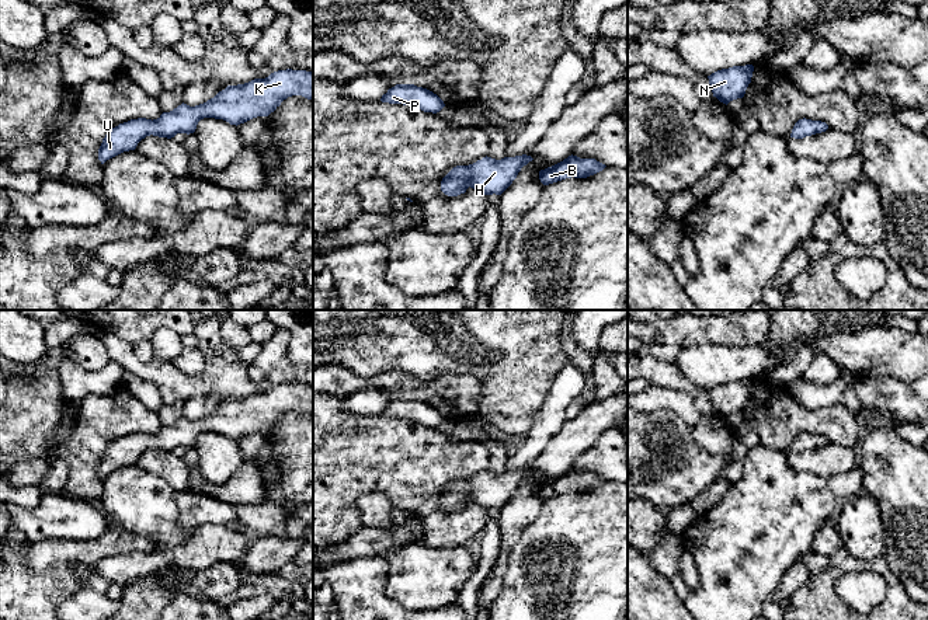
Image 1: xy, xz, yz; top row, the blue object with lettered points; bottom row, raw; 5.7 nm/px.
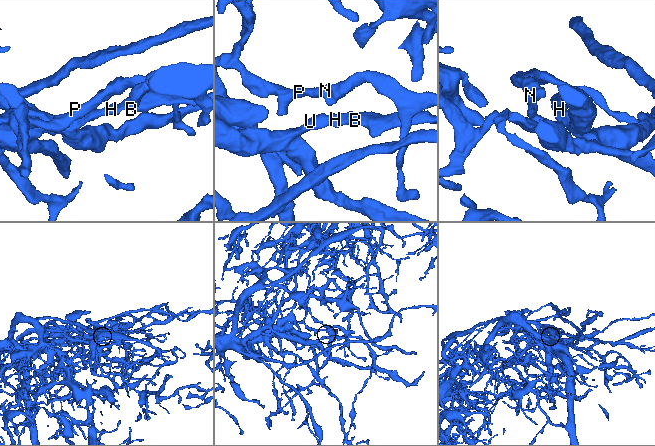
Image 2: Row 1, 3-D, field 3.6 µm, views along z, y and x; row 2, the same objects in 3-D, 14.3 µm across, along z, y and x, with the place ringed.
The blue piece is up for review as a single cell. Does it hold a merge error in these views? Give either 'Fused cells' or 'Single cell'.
Single cell

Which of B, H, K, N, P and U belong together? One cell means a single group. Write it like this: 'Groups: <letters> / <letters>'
Groups: B H K N P U

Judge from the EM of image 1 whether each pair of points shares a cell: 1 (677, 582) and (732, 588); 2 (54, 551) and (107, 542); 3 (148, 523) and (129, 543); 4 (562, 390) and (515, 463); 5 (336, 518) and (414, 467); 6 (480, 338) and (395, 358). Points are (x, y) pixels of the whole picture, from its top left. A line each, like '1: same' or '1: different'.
1: different
2: same
3: different
4: same
5: same
6: same

